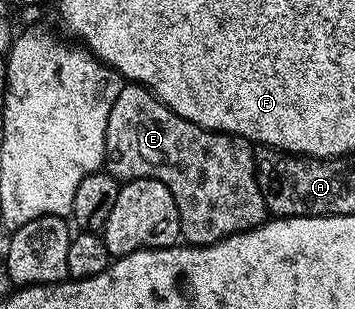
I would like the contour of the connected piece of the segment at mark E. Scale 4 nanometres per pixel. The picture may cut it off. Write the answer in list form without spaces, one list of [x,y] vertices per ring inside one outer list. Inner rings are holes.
[[[127,84],[120,89],[109,112],[105,152],[106,173],[120,180],[156,178],[169,188],[169,192],[173,192],[173,200],[179,209],[179,233],[184,243],[208,246],[268,221],[269,211],[265,204],[265,196],[255,175],[256,151],[252,143],[246,138],[237,138],[234,134],[206,130],[177,116],[177,112],[170,110],[145,86]]]

